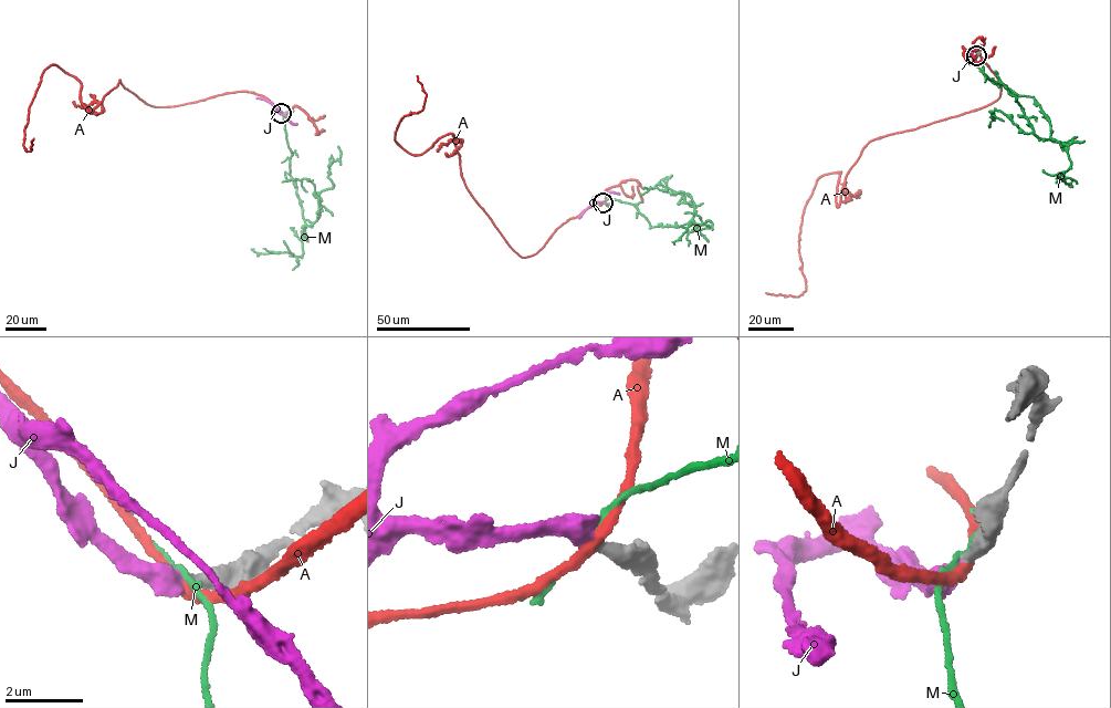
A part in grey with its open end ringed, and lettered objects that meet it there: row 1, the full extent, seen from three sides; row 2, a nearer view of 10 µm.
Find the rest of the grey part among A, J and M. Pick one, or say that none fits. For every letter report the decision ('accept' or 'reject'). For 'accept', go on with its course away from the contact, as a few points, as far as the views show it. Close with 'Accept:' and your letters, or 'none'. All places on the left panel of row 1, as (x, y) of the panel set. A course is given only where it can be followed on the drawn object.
A: reject
J: accept | via (281, 113), (291, 123), (297, 124)
M: reject
Accept: J

